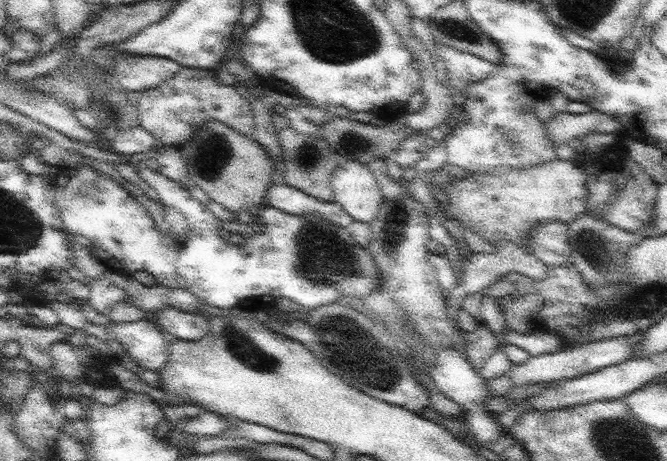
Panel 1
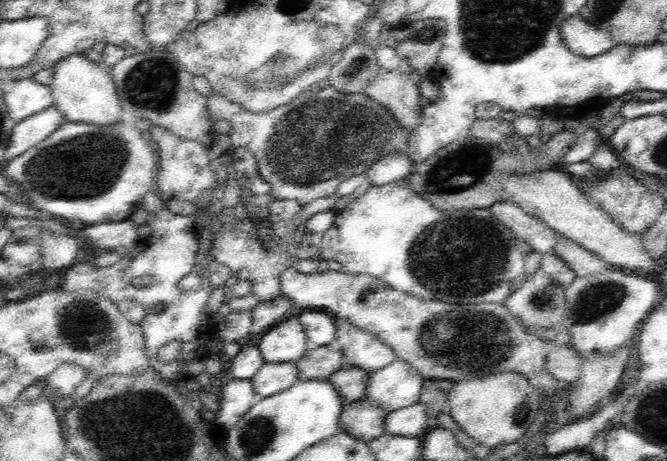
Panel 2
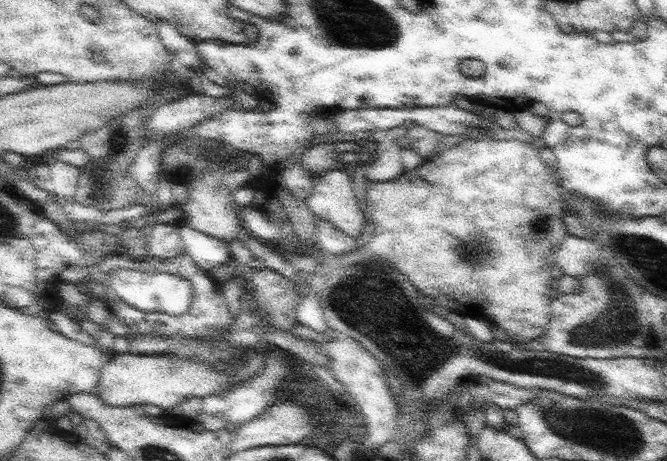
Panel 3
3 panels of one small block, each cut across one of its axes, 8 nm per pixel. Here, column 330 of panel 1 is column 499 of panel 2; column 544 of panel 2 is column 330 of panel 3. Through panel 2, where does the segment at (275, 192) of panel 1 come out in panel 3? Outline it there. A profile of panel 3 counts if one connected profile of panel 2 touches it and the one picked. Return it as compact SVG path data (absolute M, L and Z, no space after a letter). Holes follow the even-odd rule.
M316 219L318 245L316 249L322 254L346 255L356 249L357 239L342 233L332 223Z

